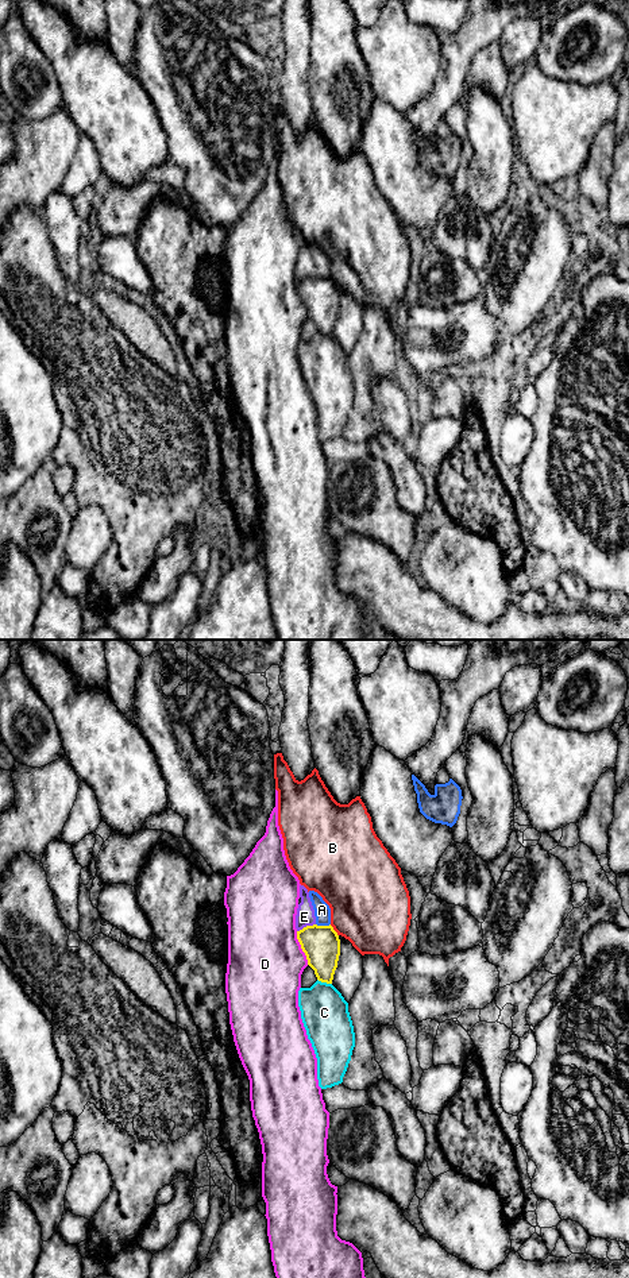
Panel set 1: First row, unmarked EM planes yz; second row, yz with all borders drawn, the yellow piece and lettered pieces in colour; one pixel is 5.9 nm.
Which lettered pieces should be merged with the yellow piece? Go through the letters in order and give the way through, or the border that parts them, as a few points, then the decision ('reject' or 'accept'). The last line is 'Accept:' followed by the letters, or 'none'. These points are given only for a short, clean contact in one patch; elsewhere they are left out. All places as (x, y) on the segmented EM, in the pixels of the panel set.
A: border yz (316, 923), (330, 925); reject
B: reject
C: reject
D: reject
E: reject
Accept: none

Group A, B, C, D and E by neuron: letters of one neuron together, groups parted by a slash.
A E / B / C / D

